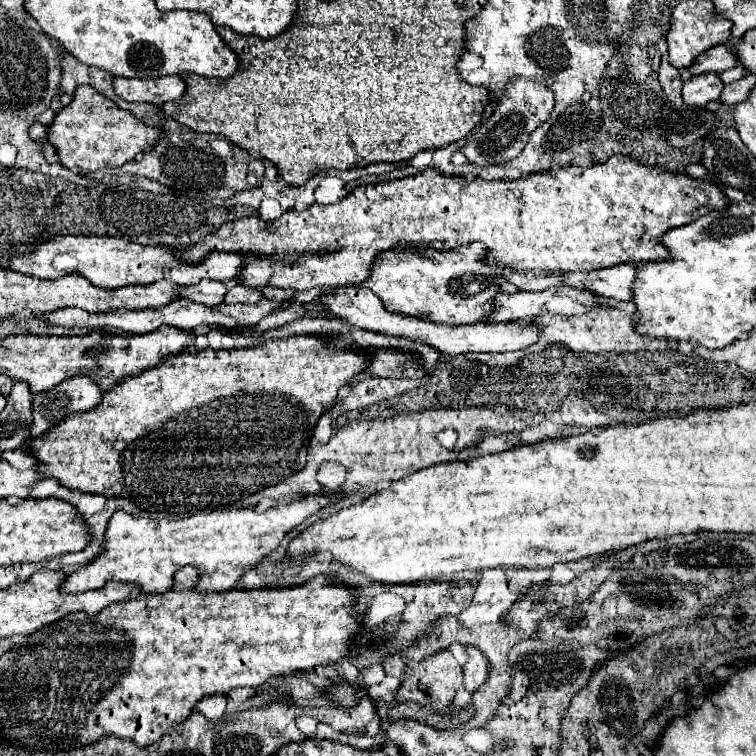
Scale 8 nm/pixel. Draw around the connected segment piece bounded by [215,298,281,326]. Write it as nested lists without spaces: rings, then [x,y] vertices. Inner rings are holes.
[[[263,298],[259,304],[253,304],[253,306],[251,304],[237,304],[237,306],[221,304],[221,306],[215,306],[215,310],[219,310],[225,316],[235,318],[241,326],[255,326],[263,316],[267,316],[273,310],[277,310],[279,304],[281,302],[273,302],[273,300]]]

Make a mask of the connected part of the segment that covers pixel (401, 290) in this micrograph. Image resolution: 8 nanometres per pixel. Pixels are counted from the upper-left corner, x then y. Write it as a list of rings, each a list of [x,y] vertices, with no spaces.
[[[473,242],[443,252],[435,252],[431,248],[383,252],[375,260],[373,272],[363,286],[371,288],[389,312],[459,326],[477,324],[481,316],[489,316],[489,312],[493,312],[493,298],[499,294],[497,278],[497,268],[485,264],[485,246],[481,242]]]

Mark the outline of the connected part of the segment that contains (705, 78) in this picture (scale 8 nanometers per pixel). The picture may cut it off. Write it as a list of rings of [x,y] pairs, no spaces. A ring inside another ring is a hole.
[[[709,72],[709,74],[699,74],[699,76],[691,76],[685,84],[683,84],[683,100],[685,104],[691,106],[705,106],[711,100],[719,100],[721,92],[723,92],[723,80],[719,78],[719,74]]]

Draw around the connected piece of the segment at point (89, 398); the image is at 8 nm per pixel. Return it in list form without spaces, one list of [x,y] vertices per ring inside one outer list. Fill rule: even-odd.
[[[75,376],[57,384],[49,392],[39,392],[37,396],[33,396],[31,440],[45,434],[47,428],[57,426],[71,414],[91,412],[101,404],[101,398],[101,388],[87,376]]]

